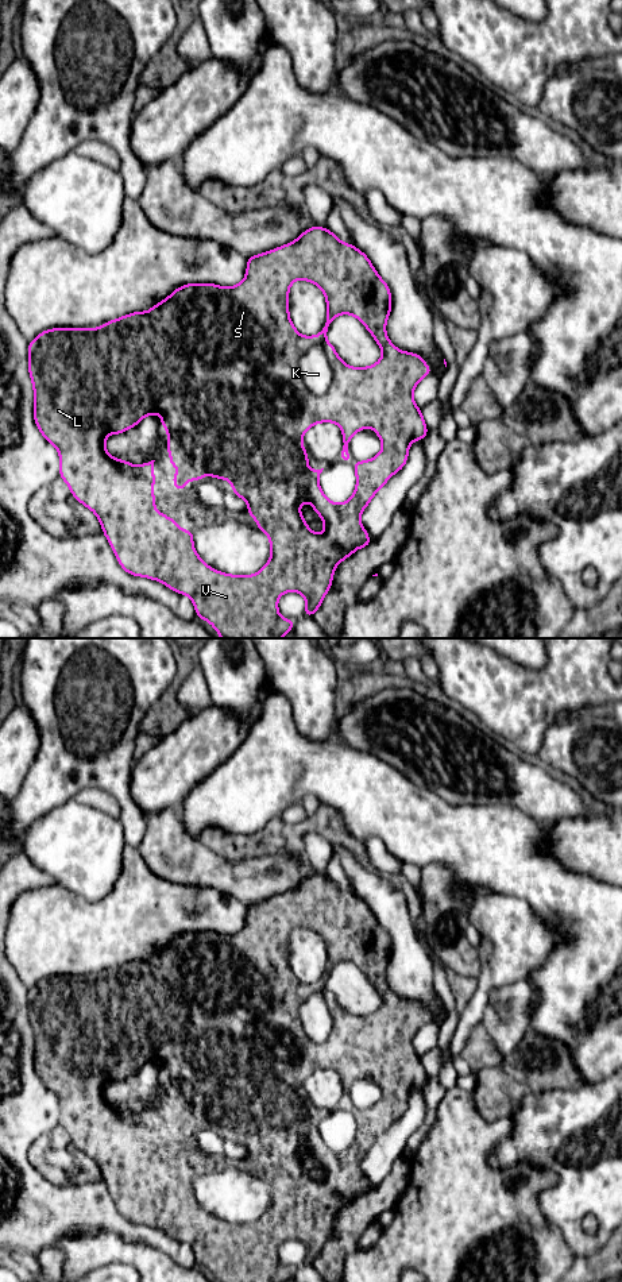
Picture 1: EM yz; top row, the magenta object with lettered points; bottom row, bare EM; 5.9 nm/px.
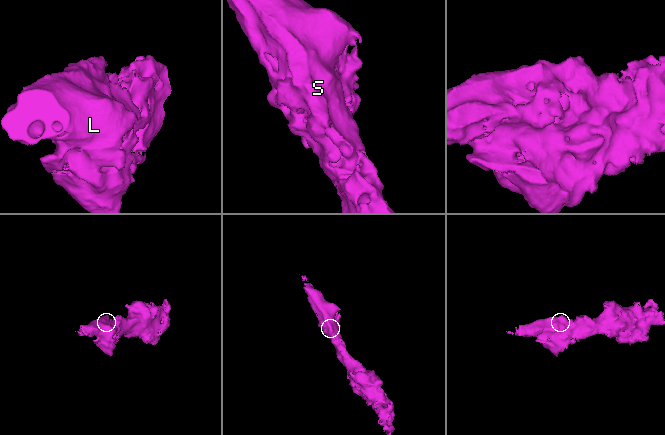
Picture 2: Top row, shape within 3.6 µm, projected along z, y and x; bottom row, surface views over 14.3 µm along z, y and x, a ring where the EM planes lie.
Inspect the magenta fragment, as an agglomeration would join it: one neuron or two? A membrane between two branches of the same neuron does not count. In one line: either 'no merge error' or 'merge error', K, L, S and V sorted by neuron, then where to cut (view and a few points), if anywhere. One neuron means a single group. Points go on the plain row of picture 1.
merge error; K / L S V; cut in yz along (315, 991), (323, 993), (331, 1015), (331, 1033), (324, 1043)

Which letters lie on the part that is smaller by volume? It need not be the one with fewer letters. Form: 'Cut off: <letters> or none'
Cut off: K

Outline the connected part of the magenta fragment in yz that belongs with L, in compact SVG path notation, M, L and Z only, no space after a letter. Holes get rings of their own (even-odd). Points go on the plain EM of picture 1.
M313 873L289 892L247 905L246 924L236 934L225 935L215 931L186 931L175 937L167 946L158 950L147 959L134 959L116 968L111 968L94 977L53 976L40 980L34 988L28 991L28 1019L34 1035L34 1067L42 1084L50 1092L53 1092L59 1101L59 1125L66 1130L73 1144L97 1163L103 1181L105 1182L119 1212L125 1220L132 1224L143 1224L147 1227L158 1228L170 1237L182 1243L188 1243L194 1252L197 1266L208 1269L219 1282L287 1282L293 1278L294 1269L282 1266L279 1263L278 1246L286 1240L295 1239L305 1246L306 1252L304 1263L314 1263L332 1233L333 1221L337 1212L355 1201L356 1197L371 1193L368 1179L360 1171L360 1162L378 1140L378 1138L382 1136L395 1120L403 1116L407 1109L410 1090L425 1086L429 1080L421 1057L413 1047L413 1039L424 1024L432 1022L432 1016L418 1001L401 999L389 988L386 981L386 969L390 961L390 937L387 931L379 924L367 903L354 892L340 889L339 885L329 877ZM297 927L309 928L317 932L327 946L327 968L317 984L300 982L290 968L289 938L291 931ZM339 962L355 964L372 982L382 997L382 1005L375 1012L362 1016L351 1015L340 1007L335 995L327 989L327 980L329 978L333 966ZM314 992L324 993L327 1005L332 1015L332 1031L325 1043L314 1043L305 1034L300 1019L300 1008L302 1003ZM148 1062L162 1063L161 1073L167 1078L167 1100L170 1104L170 1112L174 1116L183 1116L182 1120L173 1121L175 1138L185 1138L188 1128L201 1128L206 1121L209 1121L210 1125L229 1128L232 1131L232 1142L247 1150L250 1165L256 1167L256 1175L263 1178L268 1183L270 1189L271 1205L259 1220L243 1224L223 1221L210 1216L194 1197L193 1178L179 1177L174 1166L167 1166L165 1161L157 1159L154 1146L155 1108L143 1111L140 1113L132 1113L128 1108L119 1108L107 1100L105 1088L109 1082L124 1081L130 1076L136 1074ZM318 1070L335 1070L340 1074L343 1080L343 1096L339 1107L345 1111L351 1111L352 1108L352 1105L348 1103L348 1092L356 1080L370 1074L375 1078L382 1089L382 1098L375 1105L363 1109L356 1108L356 1135L352 1144L344 1151L333 1151L324 1143L318 1132L318 1125L324 1116L310 1117L308 1115L309 1104L302 1093L302 1084L309 1076ZM302 1150L309 1150L314 1159L321 1165L324 1170L322 1182L314 1181L309 1177L300 1158Z

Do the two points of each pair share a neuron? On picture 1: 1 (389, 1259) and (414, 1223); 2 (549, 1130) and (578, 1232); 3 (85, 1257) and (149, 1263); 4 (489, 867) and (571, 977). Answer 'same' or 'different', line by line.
1: same
2: same
3: same
4: same

